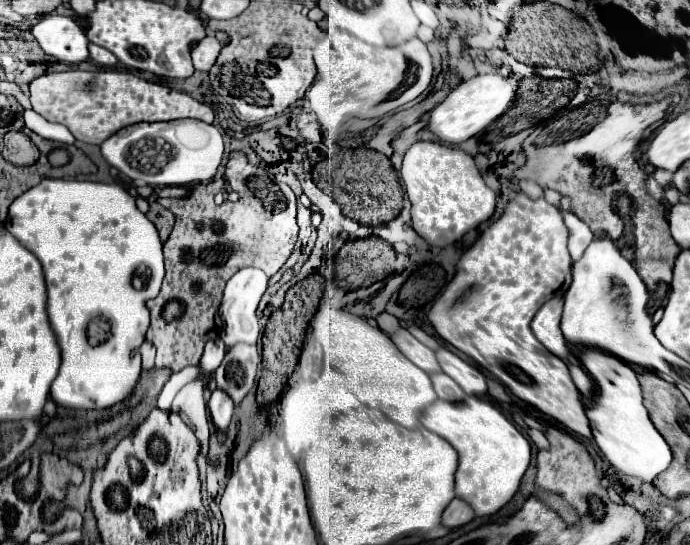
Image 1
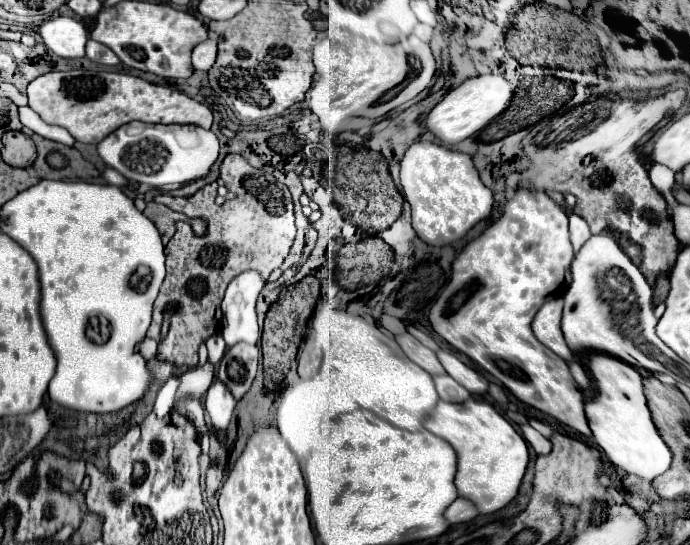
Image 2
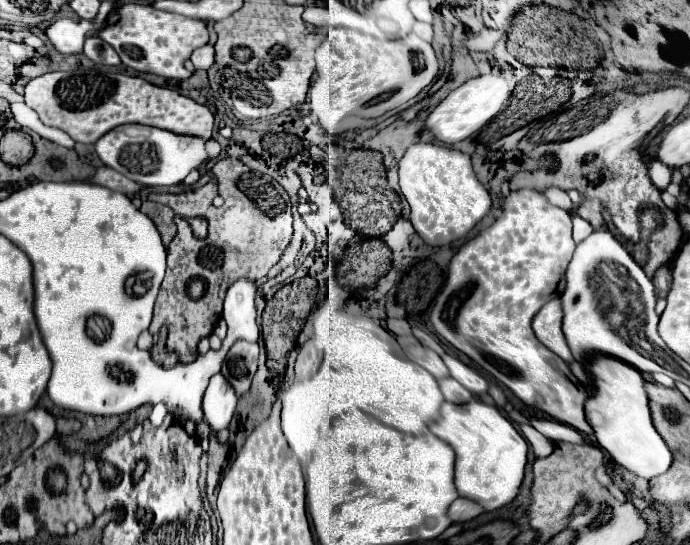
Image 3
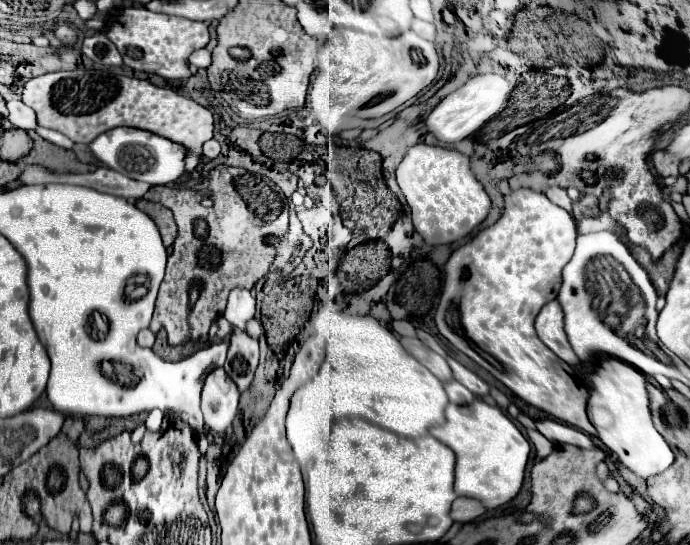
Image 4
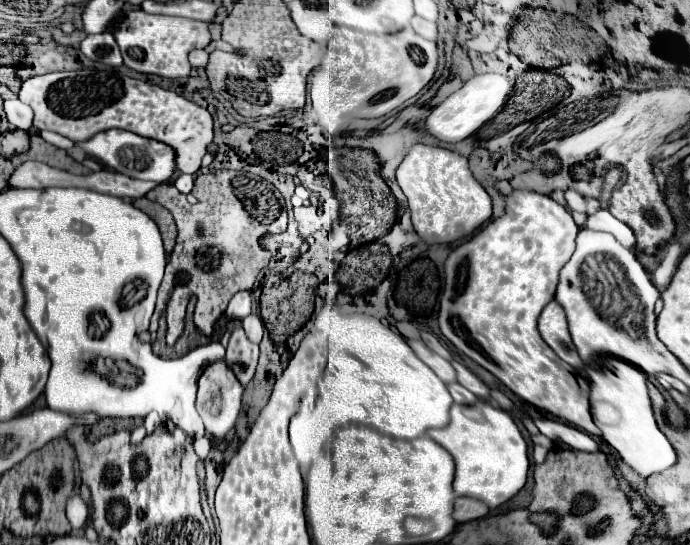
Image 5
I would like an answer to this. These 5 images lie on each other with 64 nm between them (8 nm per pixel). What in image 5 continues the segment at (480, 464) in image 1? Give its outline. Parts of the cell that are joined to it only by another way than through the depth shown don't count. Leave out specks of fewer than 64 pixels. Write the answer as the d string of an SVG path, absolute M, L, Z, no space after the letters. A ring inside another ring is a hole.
M484 402L474 406L454 404L446 428L428 430L428 436L444 446L456 462L454 492L482 500L488 508L498 508L520 492L528 474L528 446L512 416ZM468 414L482 414L480 420Z

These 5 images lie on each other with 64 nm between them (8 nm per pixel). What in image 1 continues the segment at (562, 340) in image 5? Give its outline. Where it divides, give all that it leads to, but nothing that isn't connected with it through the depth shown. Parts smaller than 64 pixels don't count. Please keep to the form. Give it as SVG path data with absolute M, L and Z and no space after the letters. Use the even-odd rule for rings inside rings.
M554 296L536 312L532 320L532 332L546 346L546 350L566 360L570 350L560 330L560 316L562 316L562 298Z

